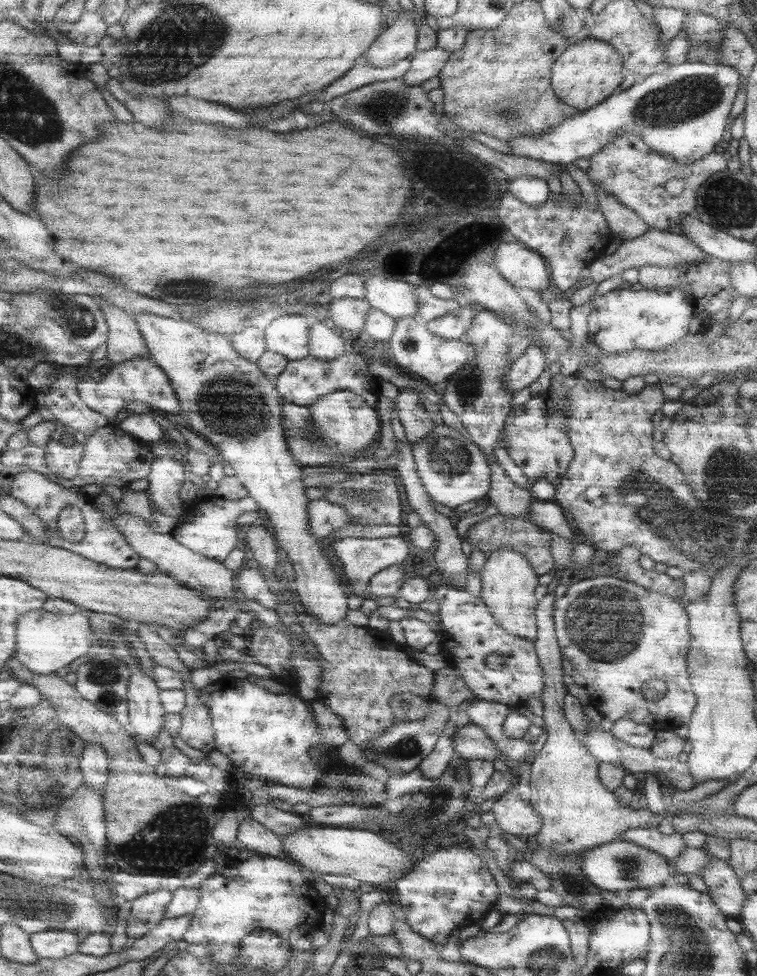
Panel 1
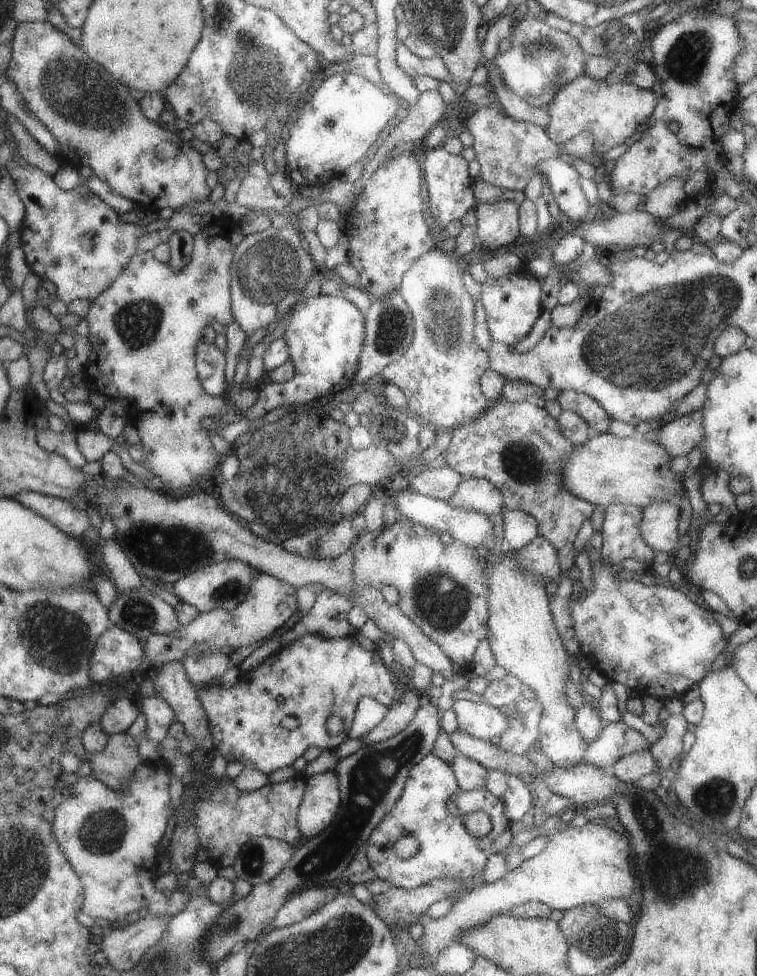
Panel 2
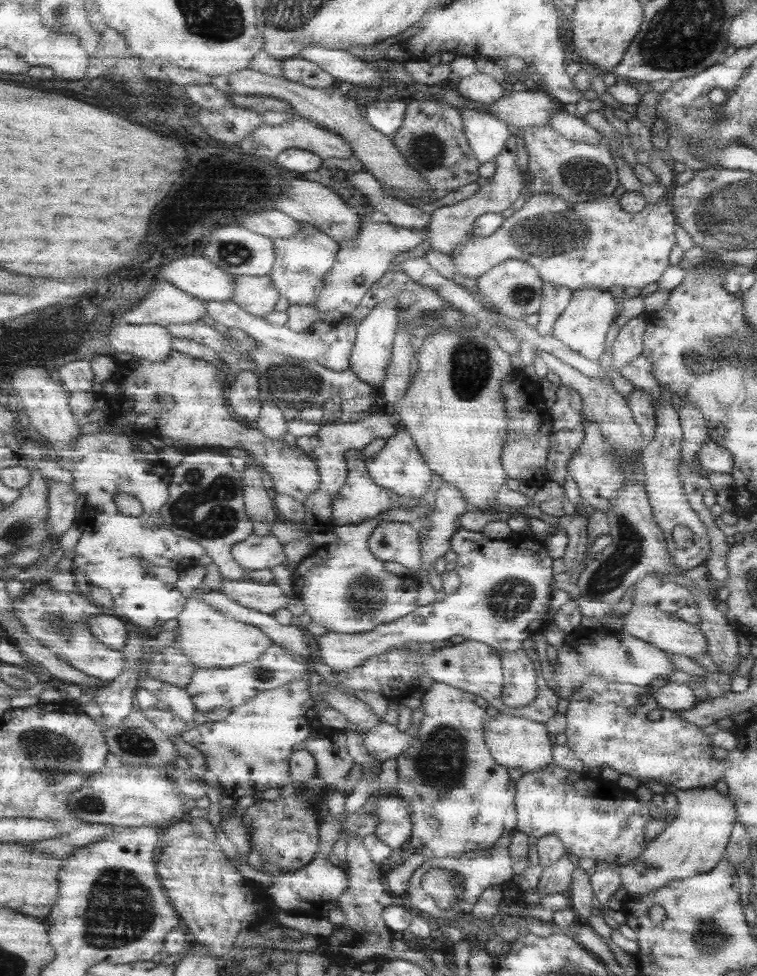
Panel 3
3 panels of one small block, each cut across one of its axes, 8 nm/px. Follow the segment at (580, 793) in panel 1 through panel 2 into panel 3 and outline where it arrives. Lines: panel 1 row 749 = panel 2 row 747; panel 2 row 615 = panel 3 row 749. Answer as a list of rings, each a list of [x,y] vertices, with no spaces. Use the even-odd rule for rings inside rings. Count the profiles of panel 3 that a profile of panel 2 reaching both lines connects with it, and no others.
[[[497,713],[496,716],[485,720],[483,738],[492,758],[506,769],[518,768],[525,773],[543,769],[543,766],[553,762],[549,734],[540,722],[533,722],[517,715]]]

